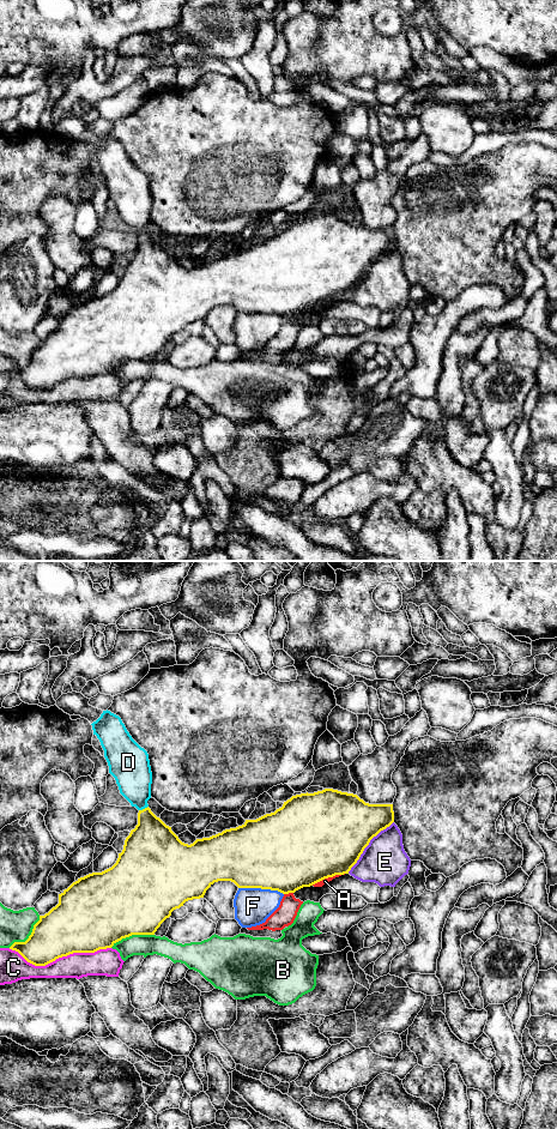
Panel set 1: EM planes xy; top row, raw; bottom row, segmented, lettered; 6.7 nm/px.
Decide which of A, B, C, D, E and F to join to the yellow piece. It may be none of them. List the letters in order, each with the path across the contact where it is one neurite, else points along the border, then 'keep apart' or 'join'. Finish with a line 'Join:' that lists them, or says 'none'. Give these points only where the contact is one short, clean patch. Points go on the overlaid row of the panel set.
A: keep apart
B: keep apart
C: keep apart
D: across xy (152, 845), (151, 831), (143, 809), (133, 776) | join
E: keep apart
F: keep apart
Join: D

